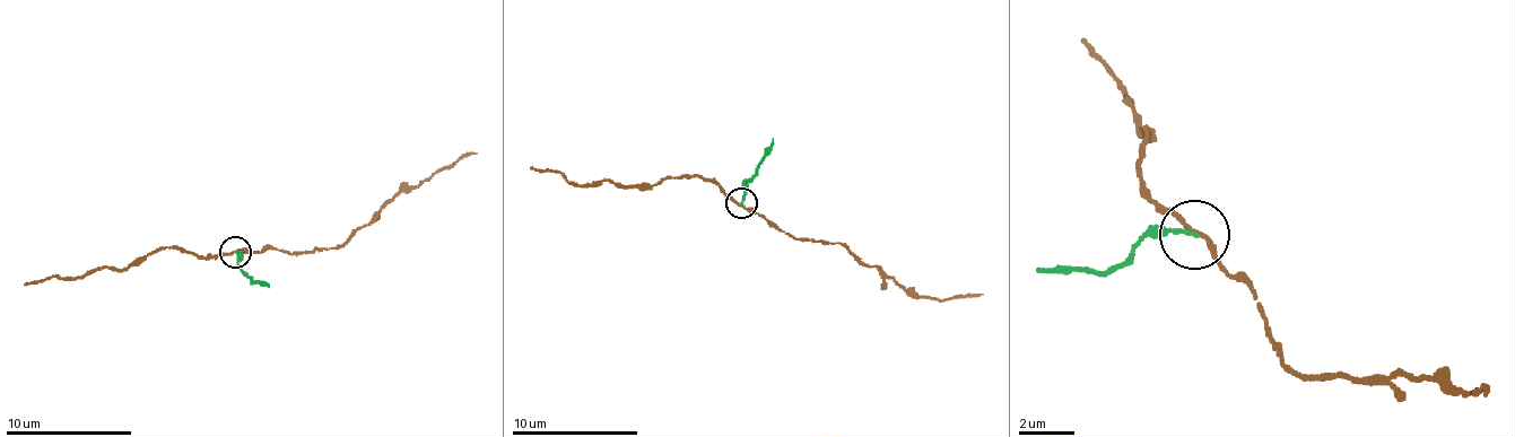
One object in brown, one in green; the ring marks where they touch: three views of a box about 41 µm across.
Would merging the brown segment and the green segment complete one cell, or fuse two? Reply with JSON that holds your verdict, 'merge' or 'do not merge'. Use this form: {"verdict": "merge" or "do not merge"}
{"verdict": "do not merge"}

